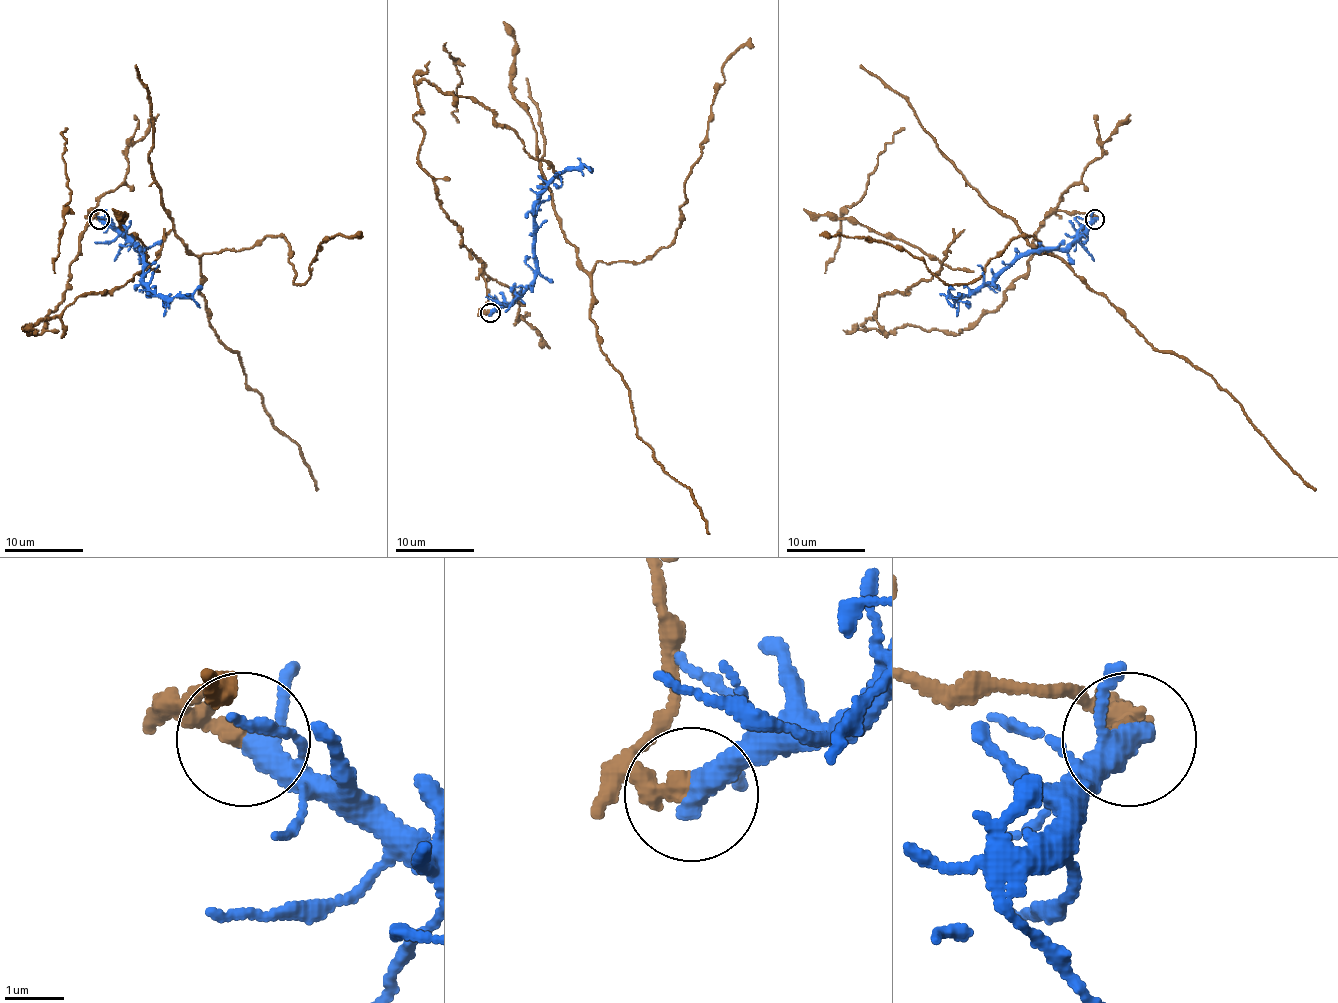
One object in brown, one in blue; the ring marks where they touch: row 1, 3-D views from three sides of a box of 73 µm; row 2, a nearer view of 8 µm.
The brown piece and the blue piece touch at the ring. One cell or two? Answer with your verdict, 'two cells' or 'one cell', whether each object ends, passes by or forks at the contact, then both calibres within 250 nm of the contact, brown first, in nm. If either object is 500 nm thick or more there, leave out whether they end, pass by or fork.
two cells | brown ends | blue passes by | 360/360 nm

